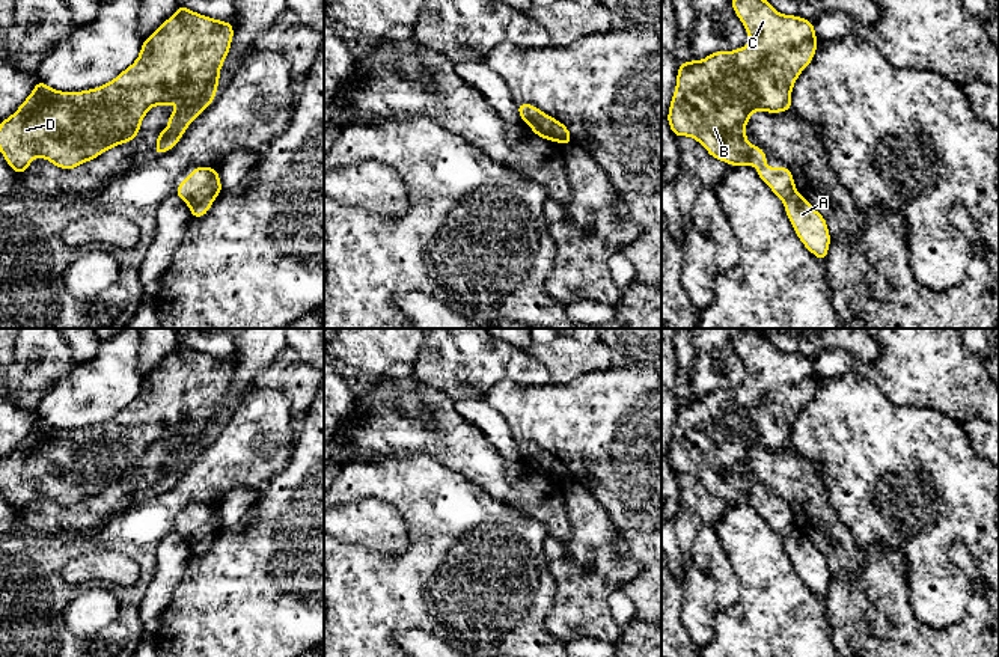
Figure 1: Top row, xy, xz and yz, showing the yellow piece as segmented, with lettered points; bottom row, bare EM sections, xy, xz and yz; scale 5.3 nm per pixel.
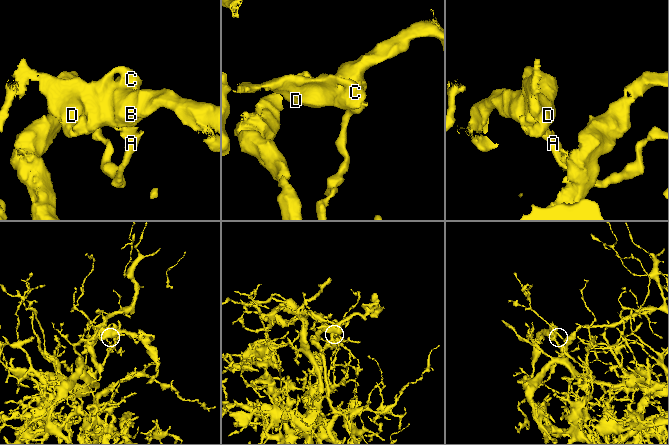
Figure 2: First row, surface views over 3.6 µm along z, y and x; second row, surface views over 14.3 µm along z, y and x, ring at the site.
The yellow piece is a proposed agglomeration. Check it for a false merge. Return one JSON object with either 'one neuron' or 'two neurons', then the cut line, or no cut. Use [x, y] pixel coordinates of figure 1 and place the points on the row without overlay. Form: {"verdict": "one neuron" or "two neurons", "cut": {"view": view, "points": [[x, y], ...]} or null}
{"verdict": "two neurons", "cut": {"view": "xy", "points": [[220, 522], [213, 532], [190, 546]]}}

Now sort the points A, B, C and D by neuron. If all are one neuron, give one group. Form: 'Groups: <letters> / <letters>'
Groups: A / B C D

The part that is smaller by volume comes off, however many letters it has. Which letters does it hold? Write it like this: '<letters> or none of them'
B, C, D

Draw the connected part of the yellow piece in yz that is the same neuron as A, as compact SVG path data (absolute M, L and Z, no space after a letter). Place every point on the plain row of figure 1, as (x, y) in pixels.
M797 529L784 542L800 579L820 598L824 598L832 579L824 555Z

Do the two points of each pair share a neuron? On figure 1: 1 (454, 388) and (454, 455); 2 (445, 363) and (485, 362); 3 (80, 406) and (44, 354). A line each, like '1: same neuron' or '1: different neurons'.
1: different neurons
2: same neuron
3: different neurons

